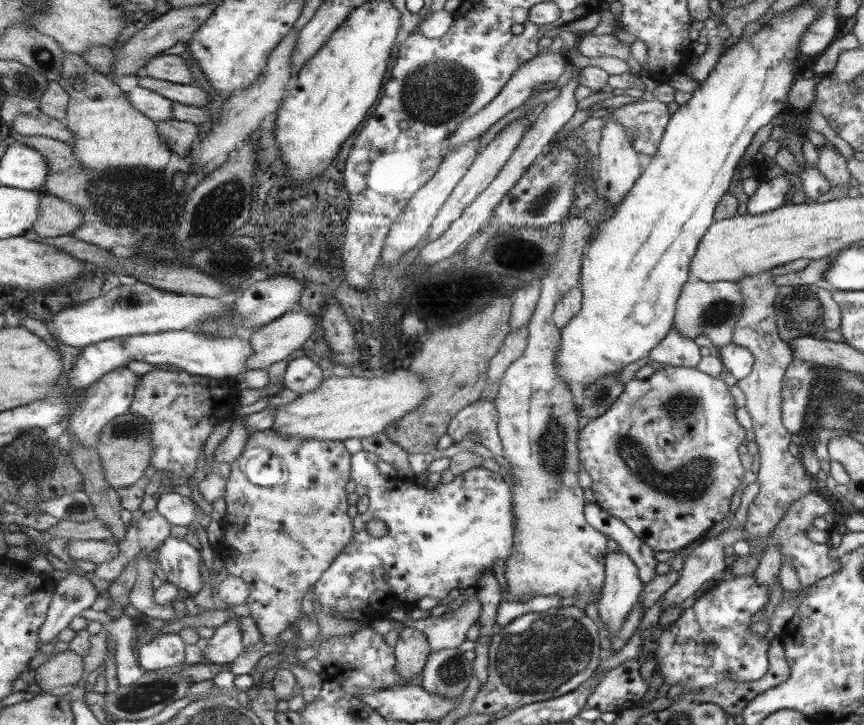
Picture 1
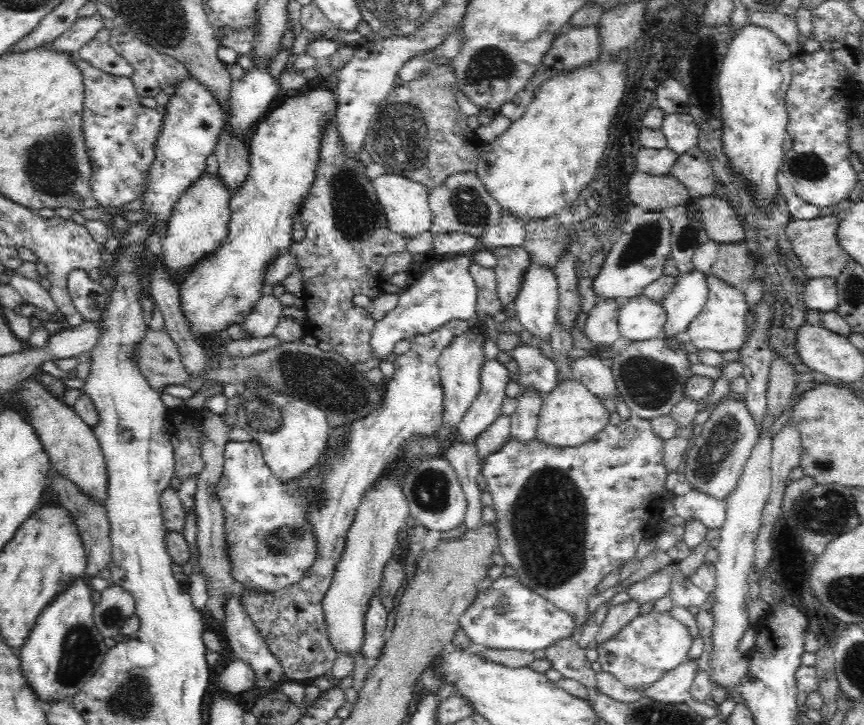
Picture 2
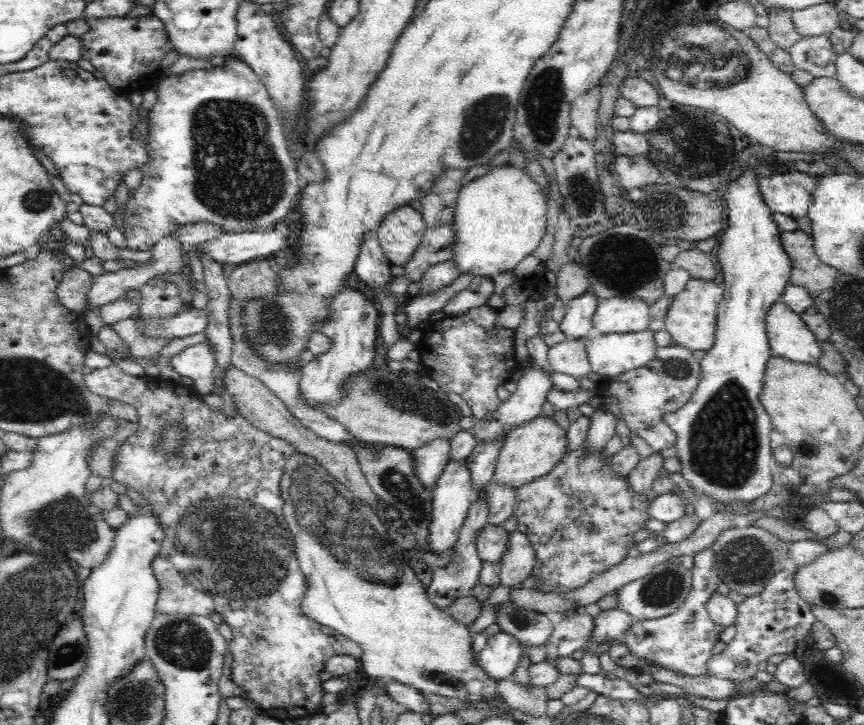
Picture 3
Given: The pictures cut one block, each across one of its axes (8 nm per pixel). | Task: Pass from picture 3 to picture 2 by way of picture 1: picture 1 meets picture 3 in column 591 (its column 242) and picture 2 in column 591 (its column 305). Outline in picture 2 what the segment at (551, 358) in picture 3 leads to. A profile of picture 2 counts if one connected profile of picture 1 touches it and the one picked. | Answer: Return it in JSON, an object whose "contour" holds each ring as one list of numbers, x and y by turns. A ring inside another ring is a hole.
{"contour":[[599,300,590,311,584,332,590,338,590,343,597,349,617,344,621,334,617,324,617,310,622,306,618,300]]}

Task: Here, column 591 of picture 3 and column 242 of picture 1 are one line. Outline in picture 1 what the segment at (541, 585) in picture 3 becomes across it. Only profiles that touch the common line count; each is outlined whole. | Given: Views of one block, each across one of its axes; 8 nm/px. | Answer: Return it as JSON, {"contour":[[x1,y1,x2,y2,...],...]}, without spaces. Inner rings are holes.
{"contour":[[273,428,252,433,242,454,231,462,231,473,223,496,226,502,223,538,217,553,223,558,228,574,240,576,247,582,250,594,245,603,250,607,250,617,262,632,266,644,276,644,276,641,280,642,283,637,298,631,298,618,305,616,302,600,310,586,321,580,322,574,331,568,333,561,354,538,353,519,346,513,349,508,346,484,350,482,350,472,351,454,343,441,282,438],[262,450,272,452,281,460,283,479,272,487,252,484,244,470,246,462]]}

